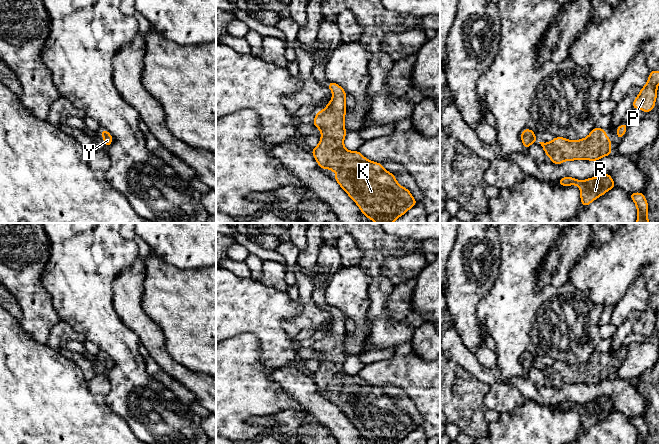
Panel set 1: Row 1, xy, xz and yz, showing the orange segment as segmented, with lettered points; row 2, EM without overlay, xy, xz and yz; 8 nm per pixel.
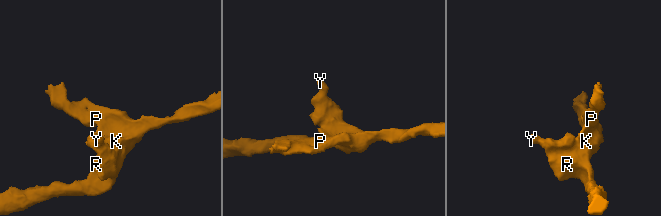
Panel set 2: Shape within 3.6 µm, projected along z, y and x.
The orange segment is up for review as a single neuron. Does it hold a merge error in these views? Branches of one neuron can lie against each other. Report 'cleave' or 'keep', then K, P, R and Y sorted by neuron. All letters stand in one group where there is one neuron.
keep | K P R Y

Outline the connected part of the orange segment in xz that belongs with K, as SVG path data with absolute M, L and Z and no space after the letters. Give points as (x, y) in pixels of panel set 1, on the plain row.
M335 306L327 310L333 317L328 329L317 336L313 349L321 355L320 367L311 374L318 390L328 392L339 399L333 403L357 428L361 436L371 444L396 444L404 439L418 426L407 412L402 411L396 401L384 393L381 387L366 383L359 375L348 375L344 371L345 354L344 342L346 339L346 316Z

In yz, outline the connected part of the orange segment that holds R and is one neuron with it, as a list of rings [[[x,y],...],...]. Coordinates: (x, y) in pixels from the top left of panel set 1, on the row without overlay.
[[[603,397],[600,400],[588,402],[584,405],[577,404],[573,401],[563,401],[557,406],[561,410],[577,409],[581,412],[580,422],[582,430],[588,430],[596,422],[607,417],[608,414],[617,411],[612,401]]]

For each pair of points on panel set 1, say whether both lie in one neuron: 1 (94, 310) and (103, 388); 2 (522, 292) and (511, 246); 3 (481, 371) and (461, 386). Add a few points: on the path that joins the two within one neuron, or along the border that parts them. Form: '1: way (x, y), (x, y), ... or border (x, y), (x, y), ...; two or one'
1: border (106, 375), (110, 391), (105, 396); two
2: way (518, 281), (518, 257); one
3: border (456, 362), (476, 378), (489, 385); two

